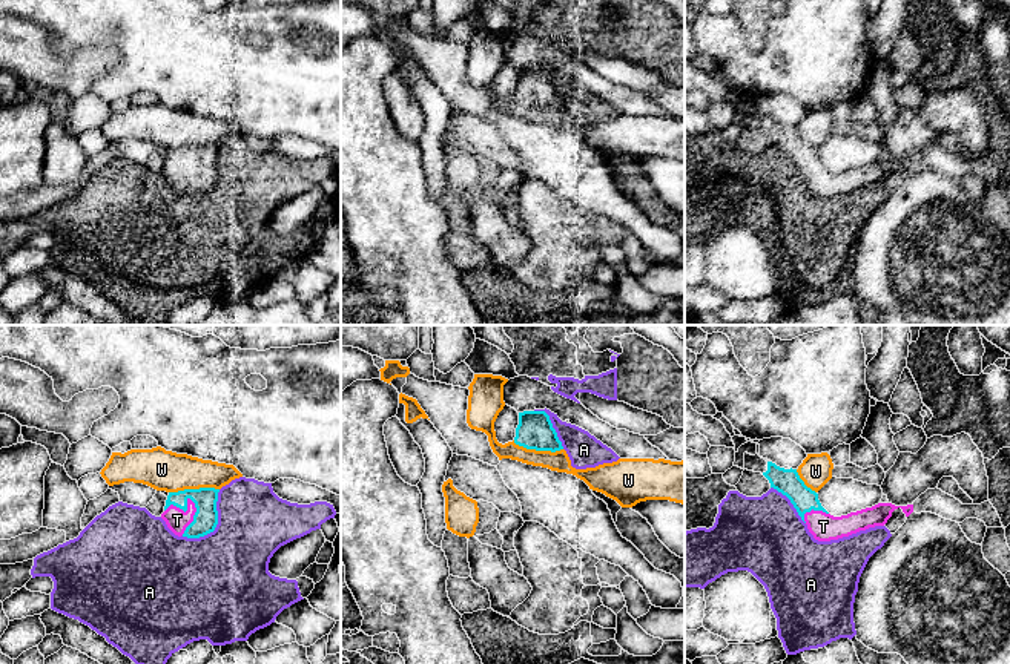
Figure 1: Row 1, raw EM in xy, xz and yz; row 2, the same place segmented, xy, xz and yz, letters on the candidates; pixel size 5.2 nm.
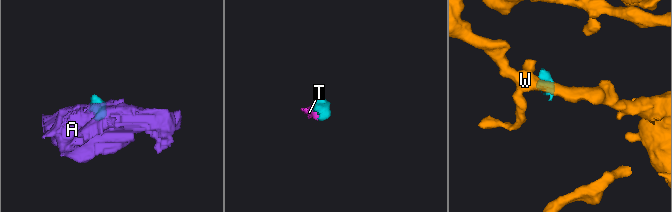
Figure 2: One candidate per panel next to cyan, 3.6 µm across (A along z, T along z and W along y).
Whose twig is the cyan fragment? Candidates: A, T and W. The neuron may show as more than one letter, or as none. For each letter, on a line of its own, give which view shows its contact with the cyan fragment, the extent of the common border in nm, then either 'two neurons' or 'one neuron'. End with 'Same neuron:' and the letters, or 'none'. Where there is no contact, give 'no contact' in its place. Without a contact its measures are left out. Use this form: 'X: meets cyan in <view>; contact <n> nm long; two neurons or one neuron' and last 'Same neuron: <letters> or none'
A: meets cyan in xy; contact 320 nm long; two neurons
T: meets cyan in xy; contact 200 nm long; one neuron
W: meets cyan in xz; contact 260 nm long; two neurons
Same neuron: T

